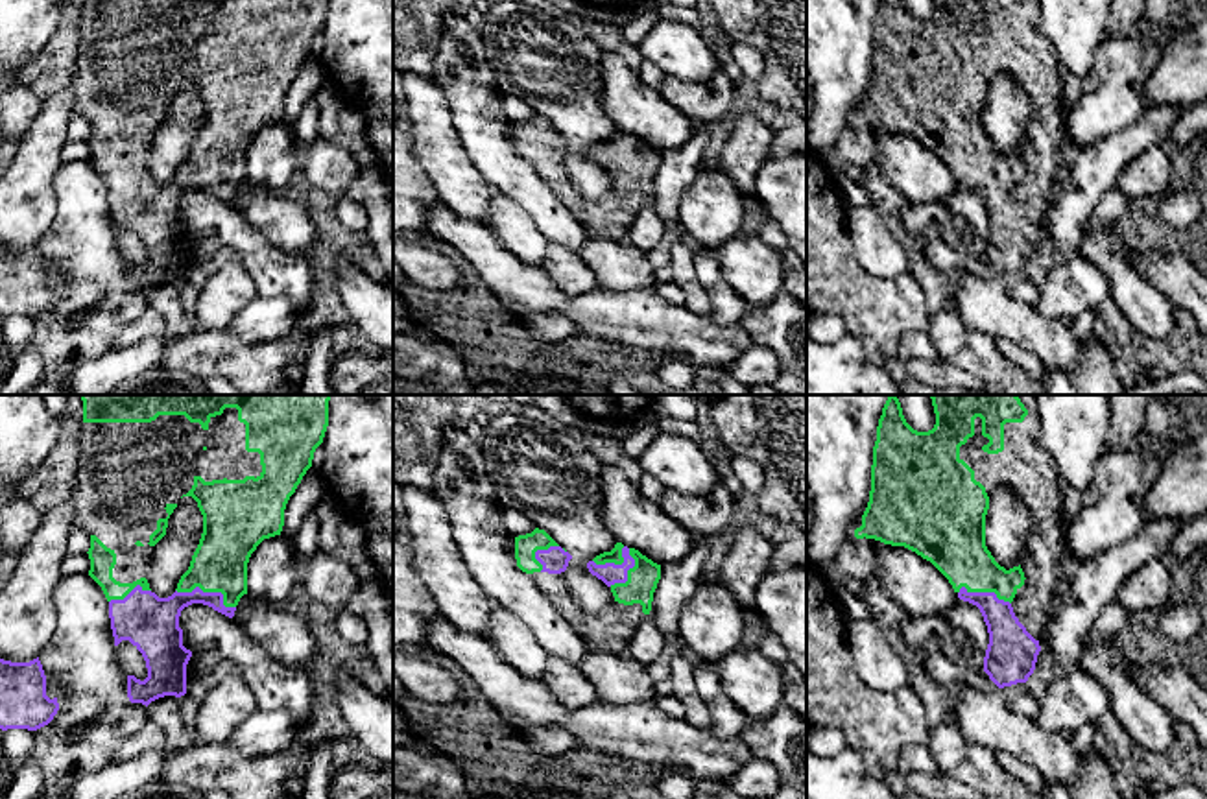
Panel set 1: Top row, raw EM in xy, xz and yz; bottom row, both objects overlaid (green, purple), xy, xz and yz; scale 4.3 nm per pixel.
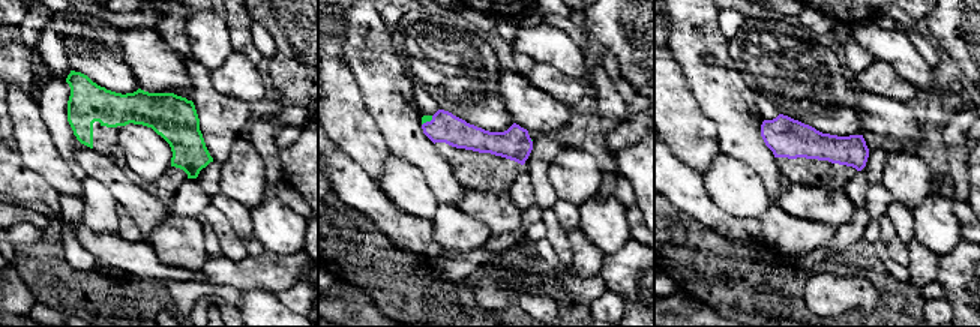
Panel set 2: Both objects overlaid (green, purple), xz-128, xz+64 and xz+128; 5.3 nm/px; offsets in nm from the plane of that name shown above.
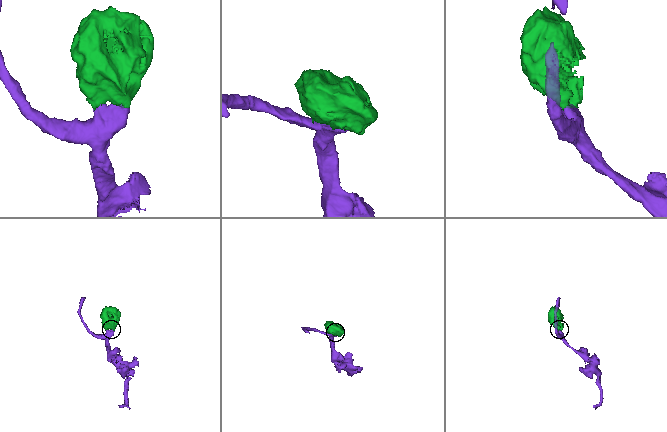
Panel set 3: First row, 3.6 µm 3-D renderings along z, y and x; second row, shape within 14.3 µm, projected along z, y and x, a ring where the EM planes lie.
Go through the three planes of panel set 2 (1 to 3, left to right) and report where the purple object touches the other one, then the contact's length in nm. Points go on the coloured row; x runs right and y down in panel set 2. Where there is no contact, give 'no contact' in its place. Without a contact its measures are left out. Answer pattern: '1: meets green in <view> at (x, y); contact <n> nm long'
1: no contact
2: meets green in xz+64 at (428, 120); contact 80 nm long
3: no contact

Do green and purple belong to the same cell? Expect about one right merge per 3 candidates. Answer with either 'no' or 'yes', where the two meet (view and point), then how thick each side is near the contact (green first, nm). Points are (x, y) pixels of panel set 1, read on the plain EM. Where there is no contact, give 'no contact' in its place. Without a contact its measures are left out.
yes; contact xy (209, 178); calibres 240 and 180 nm

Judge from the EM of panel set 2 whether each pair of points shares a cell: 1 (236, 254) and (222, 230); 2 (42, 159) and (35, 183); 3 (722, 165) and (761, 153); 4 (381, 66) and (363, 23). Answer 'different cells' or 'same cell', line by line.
1: same cell
2: different cells
3: different cells
4: same cell

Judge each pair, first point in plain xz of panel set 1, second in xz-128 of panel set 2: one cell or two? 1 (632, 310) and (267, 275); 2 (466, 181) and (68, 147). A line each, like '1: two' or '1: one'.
1: one
2: two

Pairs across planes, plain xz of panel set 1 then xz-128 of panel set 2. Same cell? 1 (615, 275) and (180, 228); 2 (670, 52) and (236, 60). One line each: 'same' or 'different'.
1: same
2: different

